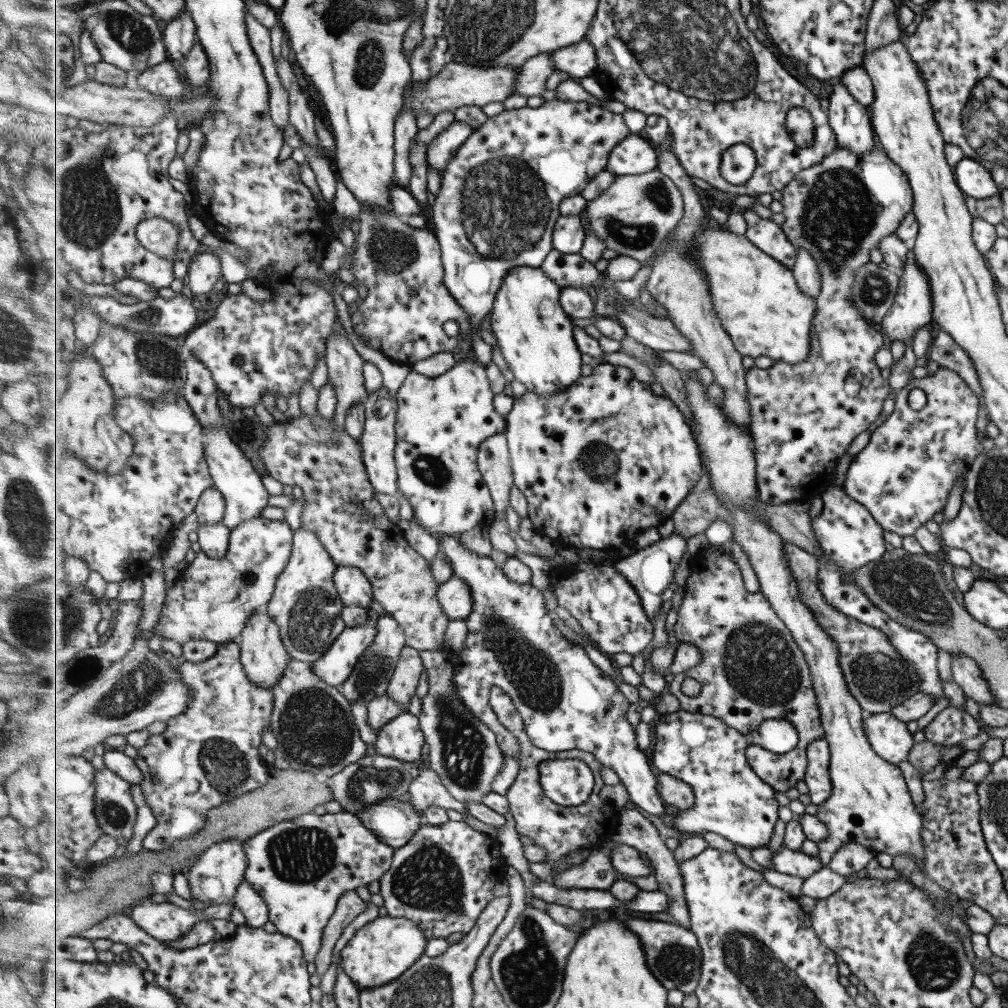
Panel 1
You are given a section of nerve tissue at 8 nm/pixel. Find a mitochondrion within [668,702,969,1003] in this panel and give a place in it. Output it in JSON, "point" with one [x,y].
{"point":[932,958]}

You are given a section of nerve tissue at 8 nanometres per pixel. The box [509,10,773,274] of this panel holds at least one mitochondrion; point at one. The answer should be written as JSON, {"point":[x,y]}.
{"point":[633,235]}

